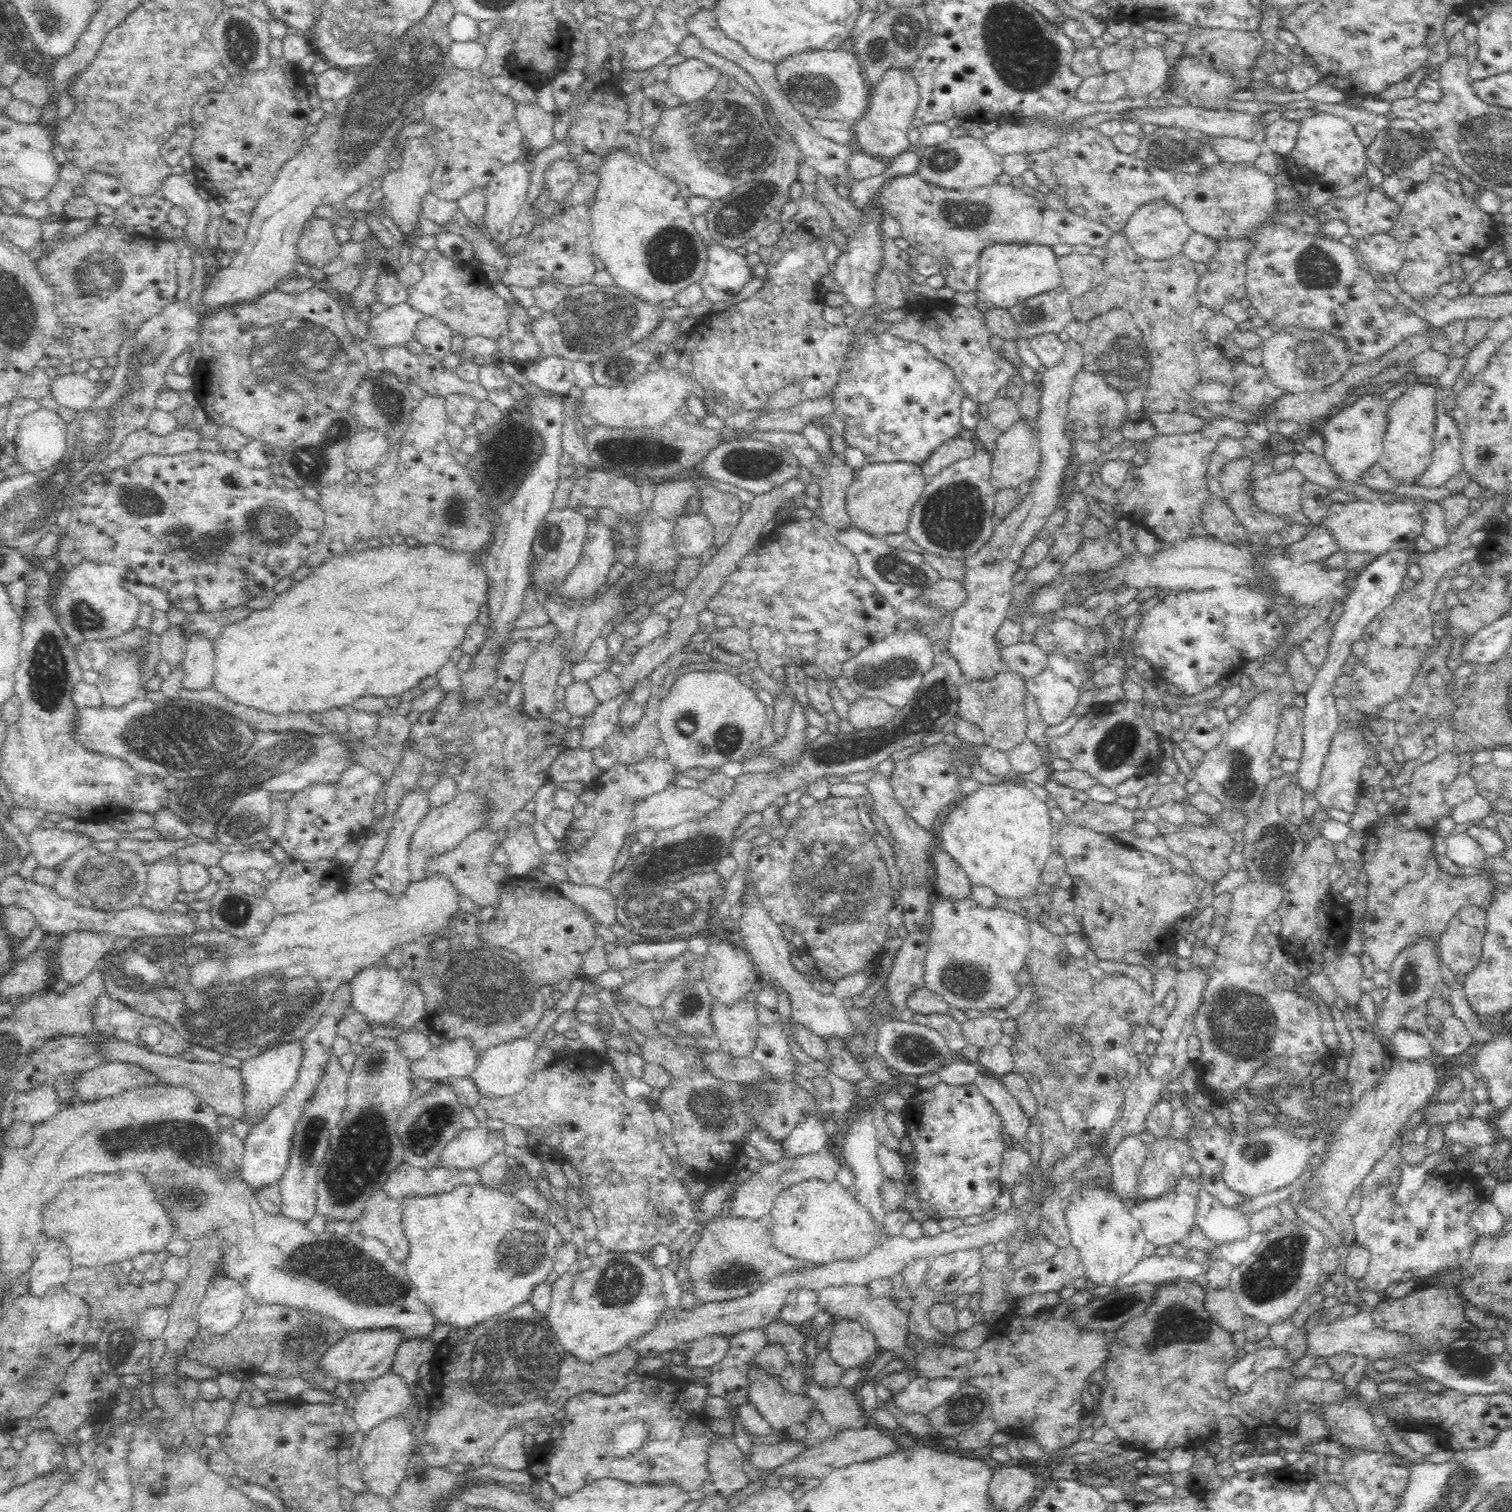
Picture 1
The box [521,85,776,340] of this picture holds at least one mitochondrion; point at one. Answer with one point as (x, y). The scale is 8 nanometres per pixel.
(730, 142)

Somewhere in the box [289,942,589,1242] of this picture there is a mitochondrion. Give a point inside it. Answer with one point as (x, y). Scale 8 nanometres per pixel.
(476, 989)

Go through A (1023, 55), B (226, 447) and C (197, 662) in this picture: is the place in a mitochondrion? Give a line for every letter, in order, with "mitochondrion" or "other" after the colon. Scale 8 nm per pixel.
A: mitochondrion
B: other
C: other

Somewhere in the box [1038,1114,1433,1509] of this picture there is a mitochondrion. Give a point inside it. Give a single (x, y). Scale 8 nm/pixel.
(1276, 1266)

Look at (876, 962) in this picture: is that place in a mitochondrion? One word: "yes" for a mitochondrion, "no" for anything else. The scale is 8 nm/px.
no

